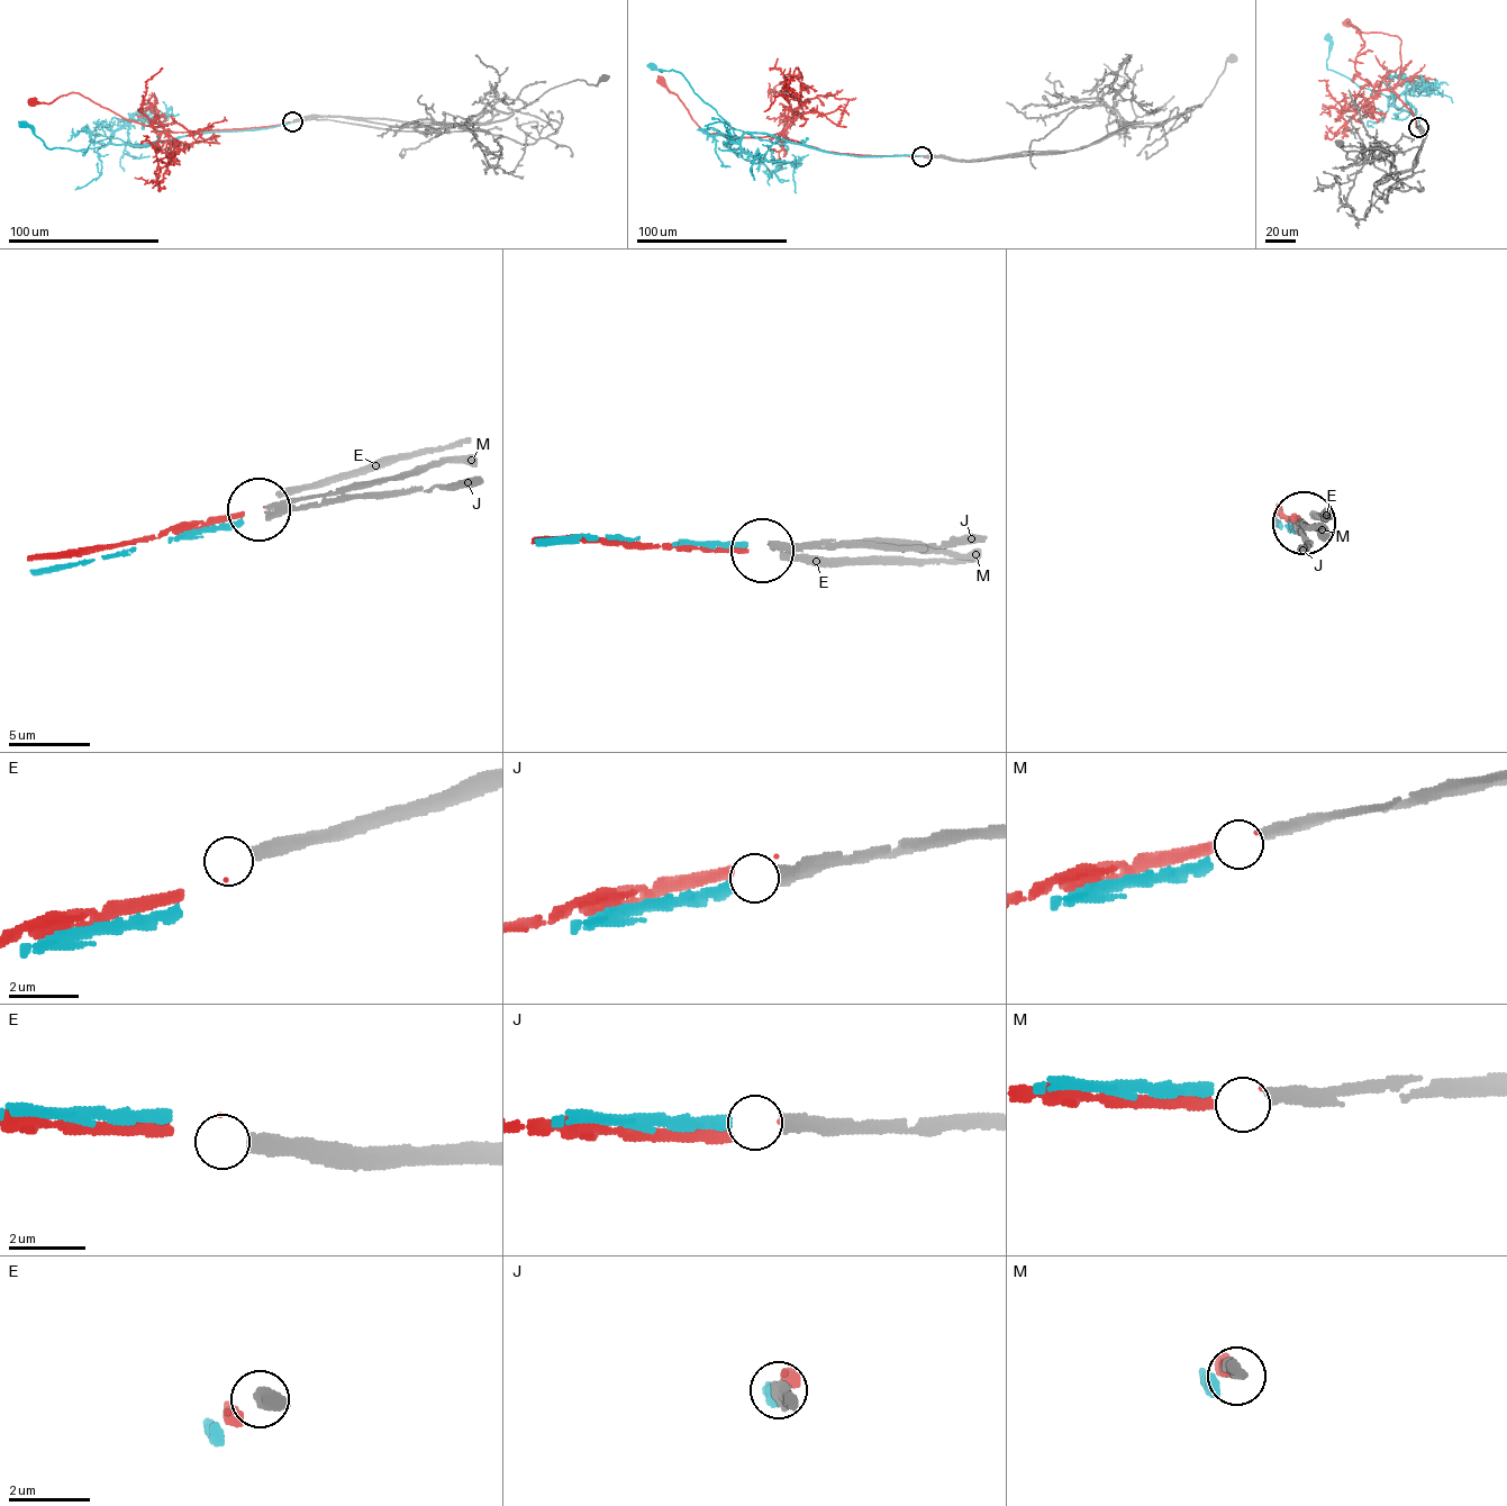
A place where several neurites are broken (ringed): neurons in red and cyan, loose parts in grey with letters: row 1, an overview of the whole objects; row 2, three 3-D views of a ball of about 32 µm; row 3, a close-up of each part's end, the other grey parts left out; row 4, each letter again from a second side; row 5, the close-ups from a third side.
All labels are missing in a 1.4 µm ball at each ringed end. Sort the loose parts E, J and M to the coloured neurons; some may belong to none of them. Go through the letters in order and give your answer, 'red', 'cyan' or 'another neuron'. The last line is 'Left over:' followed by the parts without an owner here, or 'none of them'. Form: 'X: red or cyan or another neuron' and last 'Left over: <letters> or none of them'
E: another neuron
J: cyan
M: red
Left over: E

